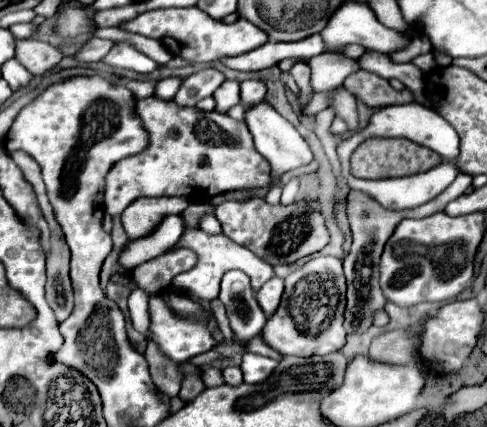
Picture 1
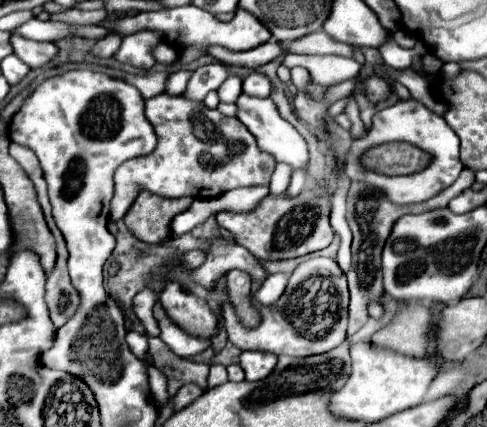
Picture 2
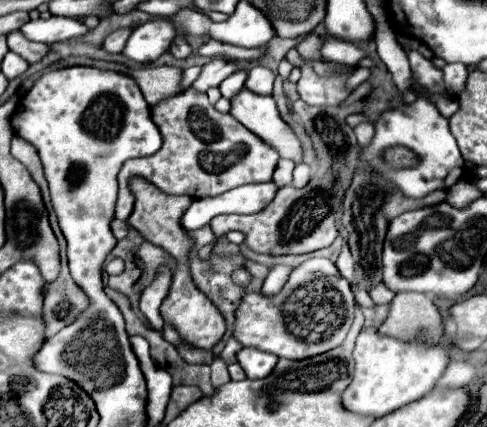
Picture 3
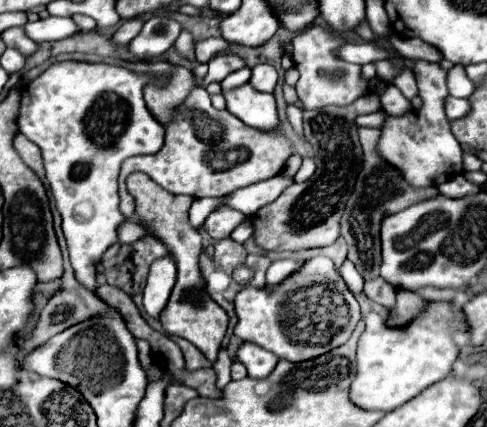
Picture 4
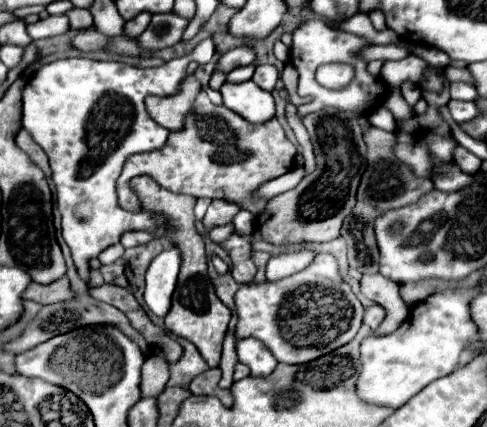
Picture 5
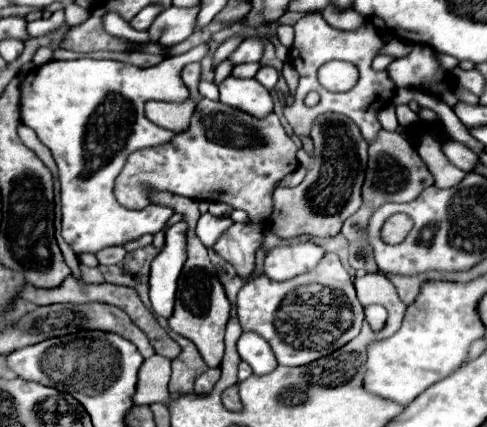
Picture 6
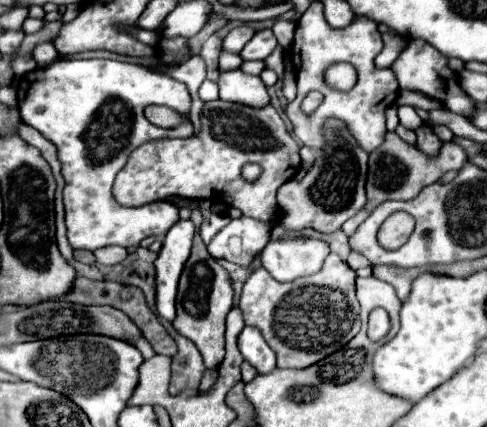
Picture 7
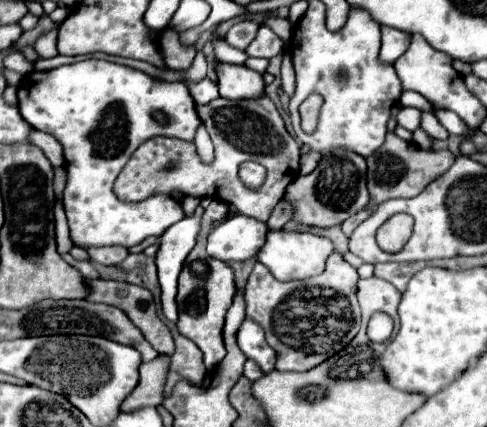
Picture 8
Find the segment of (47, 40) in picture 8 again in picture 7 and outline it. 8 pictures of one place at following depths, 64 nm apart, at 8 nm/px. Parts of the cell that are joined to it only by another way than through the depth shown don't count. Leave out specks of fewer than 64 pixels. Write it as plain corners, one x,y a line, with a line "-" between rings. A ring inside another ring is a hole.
44,42
44,44
38,44
36,46
36,50
33,50
32,58
38,64
48,64
48,62
54,62
54,58
58,58
58,52
56,52
54,44

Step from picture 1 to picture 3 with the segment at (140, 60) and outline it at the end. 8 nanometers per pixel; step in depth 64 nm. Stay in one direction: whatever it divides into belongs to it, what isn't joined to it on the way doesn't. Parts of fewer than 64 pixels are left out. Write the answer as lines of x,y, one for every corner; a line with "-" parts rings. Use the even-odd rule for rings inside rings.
150,20
132,30
128,44
124,46
124,56
138,64
152,64
160,54
164,54
174,40
174,28
166,20

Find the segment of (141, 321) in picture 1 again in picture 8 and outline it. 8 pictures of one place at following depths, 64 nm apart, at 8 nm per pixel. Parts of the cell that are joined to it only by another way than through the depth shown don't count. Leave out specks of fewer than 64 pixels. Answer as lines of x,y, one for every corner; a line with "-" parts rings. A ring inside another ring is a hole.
198,206
194,216
184,218
176,224
172,224
160,242
158,254
156,254
156,266
158,266
158,280
160,280
160,304
162,314
170,320
178,320
176,310
176,286
178,286
178,274
182,270
182,264
190,250
196,244
196,234
200,230
200,216
204,208

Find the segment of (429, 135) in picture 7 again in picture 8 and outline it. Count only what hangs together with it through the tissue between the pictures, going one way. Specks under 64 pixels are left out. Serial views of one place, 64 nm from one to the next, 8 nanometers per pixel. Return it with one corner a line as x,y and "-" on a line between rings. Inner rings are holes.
422,128
414,130
414,144
416,144
418,148
422,148
422,150
432,150
432,142
434,142
434,138
428,136

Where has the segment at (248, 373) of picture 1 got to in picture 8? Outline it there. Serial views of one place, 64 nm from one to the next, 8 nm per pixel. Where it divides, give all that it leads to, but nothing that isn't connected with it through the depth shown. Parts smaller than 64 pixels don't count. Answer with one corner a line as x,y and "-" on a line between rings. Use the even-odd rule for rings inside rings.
248,318
244,320
244,324
238,330
238,346
246,354
246,358
254,360
262,368
264,374
274,370
276,352
266,344
264,332
256,322
252,322

